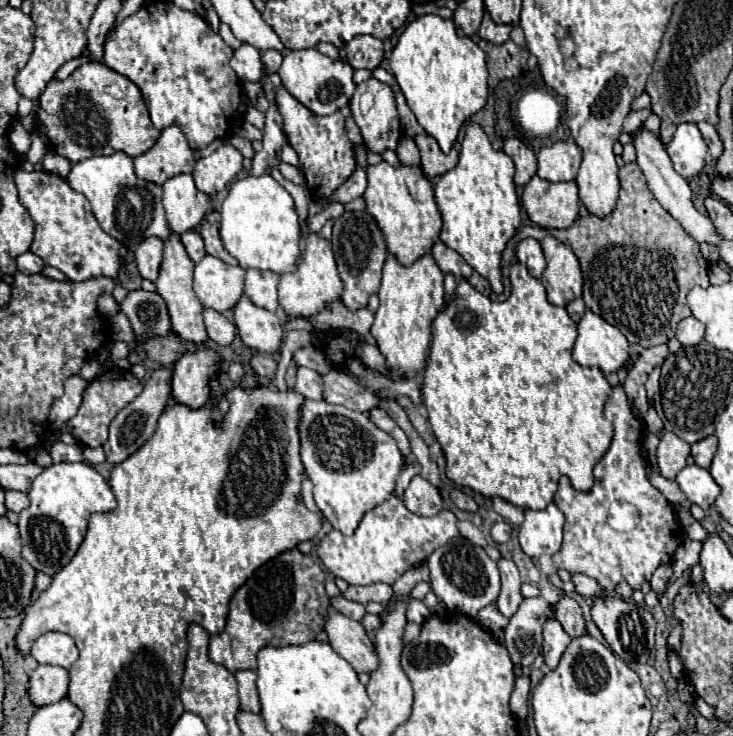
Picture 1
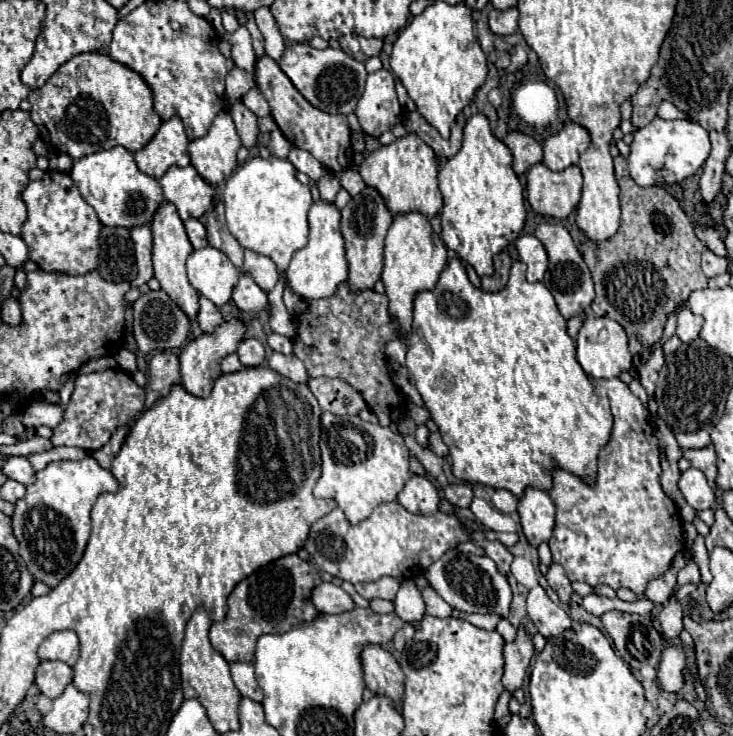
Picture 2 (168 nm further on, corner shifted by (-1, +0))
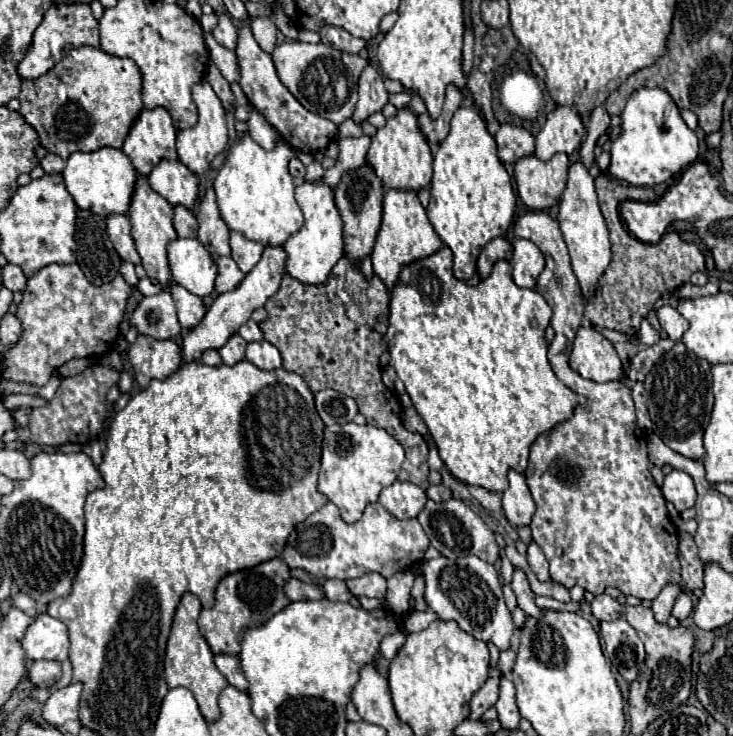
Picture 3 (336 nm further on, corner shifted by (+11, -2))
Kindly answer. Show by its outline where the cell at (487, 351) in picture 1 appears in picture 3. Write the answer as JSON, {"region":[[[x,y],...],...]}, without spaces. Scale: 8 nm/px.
{"region":[[[448,247],[402,269],[400,281],[392,289],[390,325],[384,337],[390,351],[390,367],[398,373],[426,423],[440,459],[460,481],[502,493],[508,487],[508,469],[526,471],[530,445],[536,437],[574,415],[578,395],[558,381],[548,363],[544,331],[550,325],[550,317],[552,309],[536,289],[522,289],[512,281],[508,261],[498,261],[490,277],[476,287],[468,287],[454,277],[452,251]]]}

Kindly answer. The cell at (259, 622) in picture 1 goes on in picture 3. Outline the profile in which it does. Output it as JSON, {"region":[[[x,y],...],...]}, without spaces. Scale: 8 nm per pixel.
{"region":[[[280,557],[260,563],[252,569],[244,569],[244,571],[226,575],[218,583],[214,607],[202,609],[202,613],[198,617],[200,633],[206,639],[206,643],[210,645],[212,653],[214,655],[220,655],[220,653],[238,655],[244,631],[268,623],[268,619],[272,615],[276,615],[284,607],[288,607],[290,599],[284,593],[284,585],[288,579],[290,579],[290,569]]]}

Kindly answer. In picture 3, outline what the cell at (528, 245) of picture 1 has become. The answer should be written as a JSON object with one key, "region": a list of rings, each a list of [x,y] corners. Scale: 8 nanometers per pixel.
{"region":[[[514,239],[512,247],[514,247],[514,255],[512,255],[510,263],[512,263],[512,269],[514,269],[512,271],[514,283],[518,287],[534,289],[536,279],[544,269],[544,255],[528,239]]]}

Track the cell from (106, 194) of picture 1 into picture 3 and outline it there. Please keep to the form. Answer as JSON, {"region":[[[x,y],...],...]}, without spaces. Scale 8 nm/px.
{"region":[[[102,147],[92,153],[72,153],[66,161],[66,169],[62,171],[62,177],[68,193],[72,195],[72,199],[80,209],[108,217],[112,213],[120,213],[120,215],[128,213],[138,173],[132,167],[130,159],[120,149]]]}

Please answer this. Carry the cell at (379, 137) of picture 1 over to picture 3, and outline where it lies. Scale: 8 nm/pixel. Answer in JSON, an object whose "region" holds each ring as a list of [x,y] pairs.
{"region":[[[366,65],[362,75],[359,77],[358,103],[354,107],[352,121],[360,125],[370,115],[382,111],[386,103],[388,103],[388,91],[384,87],[382,75],[372,65]]]}

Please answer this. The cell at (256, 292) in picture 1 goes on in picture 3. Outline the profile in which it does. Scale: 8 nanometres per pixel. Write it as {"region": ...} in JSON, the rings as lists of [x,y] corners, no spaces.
{"region":[[[234,231],[230,233],[230,247],[232,247],[232,259],[236,261],[236,265],[240,267],[242,273],[252,271],[252,267],[256,267],[256,263],[260,261],[260,255],[264,251],[264,247],[260,247],[260,243],[252,243],[252,241],[244,239],[242,235],[236,235]]]}

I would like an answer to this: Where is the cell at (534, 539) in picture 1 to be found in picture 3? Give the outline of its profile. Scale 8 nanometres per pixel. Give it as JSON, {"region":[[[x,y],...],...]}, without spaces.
{"region":[[[510,471],[508,473],[510,487],[502,493],[502,509],[510,525],[514,527],[526,527],[532,521],[532,515],[536,511],[534,499],[530,495],[530,489],[526,485],[526,479],[522,473]]]}

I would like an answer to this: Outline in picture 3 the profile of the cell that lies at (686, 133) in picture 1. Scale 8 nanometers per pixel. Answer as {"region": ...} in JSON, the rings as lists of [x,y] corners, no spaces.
{"region":[[[658,87],[636,89],[622,113],[622,135],[612,145],[612,169],[608,169],[612,177],[628,185],[652,187],[688,169],[696,157],[696,133],[682,121],[680,111],[670,95]]]}

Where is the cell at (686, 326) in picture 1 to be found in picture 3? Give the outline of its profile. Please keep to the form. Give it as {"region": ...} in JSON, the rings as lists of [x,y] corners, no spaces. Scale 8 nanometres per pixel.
{"region":[[[664,305],[660,311],[658,311],[658,321],[660,321],[660,327],[668,333],[670,339],[678,341],[682,339],[684,331],[688,329],[688,321],[670,305]]]}

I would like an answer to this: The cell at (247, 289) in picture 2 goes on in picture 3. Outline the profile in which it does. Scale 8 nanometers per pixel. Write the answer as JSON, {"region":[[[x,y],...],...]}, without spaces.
{"region":[[[218,257],[216,263],[218,263],[216,291],[218,293],[234,291],[244,281],[244,273],[238,269],[238,265],[232,261],[232,257]]]}

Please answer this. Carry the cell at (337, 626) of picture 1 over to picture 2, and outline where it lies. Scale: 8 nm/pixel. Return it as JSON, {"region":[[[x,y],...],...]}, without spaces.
{"region":[[[366,645],[362,651],[362,667],[366,673],[366,687],[374,695],[390,697],[394,707],[400,711],[404,695],[404,673],[394,655],[380,645]]]}

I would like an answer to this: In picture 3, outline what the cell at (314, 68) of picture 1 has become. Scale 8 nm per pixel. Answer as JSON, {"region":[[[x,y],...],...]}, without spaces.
{"region":[[[288,41],[272,51],[272,61],[280,81],[310,113],[316,113],[336,125],[352,115],[358,99],[358,77],[368,65],[368,61],[364,61],[360,55],[336,51],[334,47],[324,43],[310,45],[302,41]]]}

